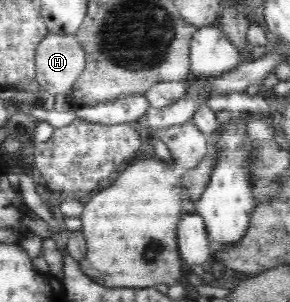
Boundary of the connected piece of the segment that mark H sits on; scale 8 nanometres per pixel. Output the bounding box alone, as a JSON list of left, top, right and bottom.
[35,32,87,96]

